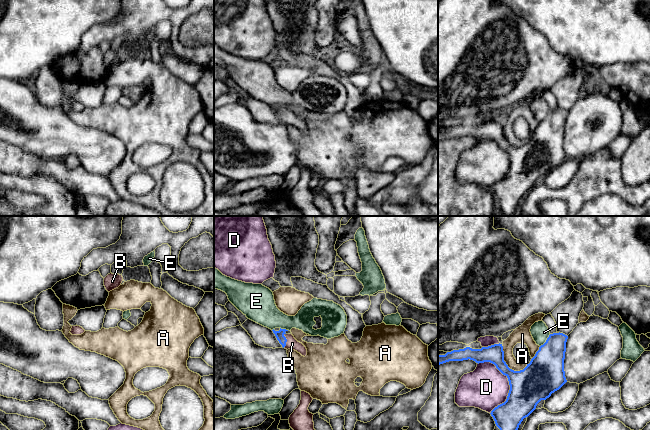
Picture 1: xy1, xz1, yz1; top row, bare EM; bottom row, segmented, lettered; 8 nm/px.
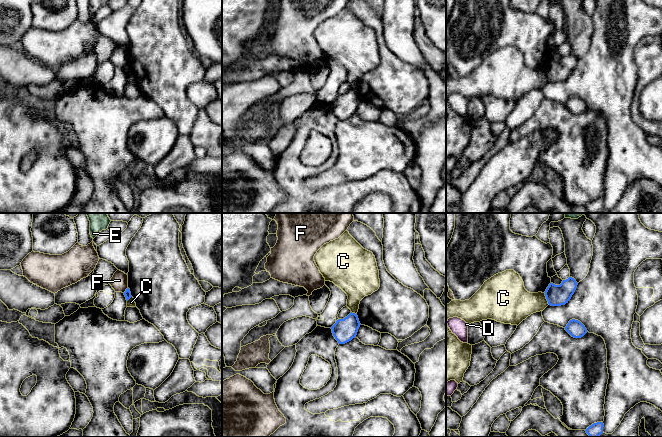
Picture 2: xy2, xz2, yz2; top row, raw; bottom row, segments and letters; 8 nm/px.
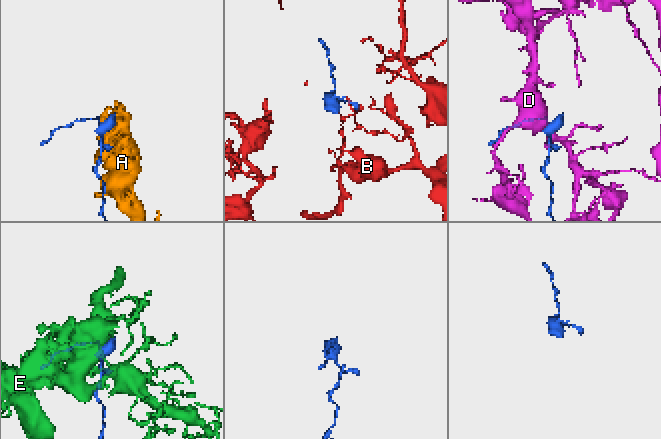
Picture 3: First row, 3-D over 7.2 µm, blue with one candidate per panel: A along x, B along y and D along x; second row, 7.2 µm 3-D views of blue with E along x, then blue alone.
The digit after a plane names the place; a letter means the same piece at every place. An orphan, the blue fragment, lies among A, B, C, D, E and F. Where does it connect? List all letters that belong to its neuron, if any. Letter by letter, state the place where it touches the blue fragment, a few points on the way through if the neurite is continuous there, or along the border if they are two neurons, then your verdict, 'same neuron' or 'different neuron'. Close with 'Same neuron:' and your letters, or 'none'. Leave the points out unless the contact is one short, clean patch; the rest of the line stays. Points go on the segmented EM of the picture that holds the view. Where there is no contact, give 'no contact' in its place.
A: meets blue in yz1 at (507, 365); different neuron
B: meets blue in xz1 at (286, 340); runs through xz1 (281, 338), (286, 340), (292, 343); same neuron
C: meets blue in yz2 at (547, 299); border along yz2 (544, 293), (549, 304); different neuron
D: meets blue in yz1 at (509, 382); different neuron
E: meets blue in yz1 at (546, 340); different neuron
F: meets blue in xy2 at (126, 290); border along xy2 (127, 287), (123, 292); different neuron
Same neuron: B

